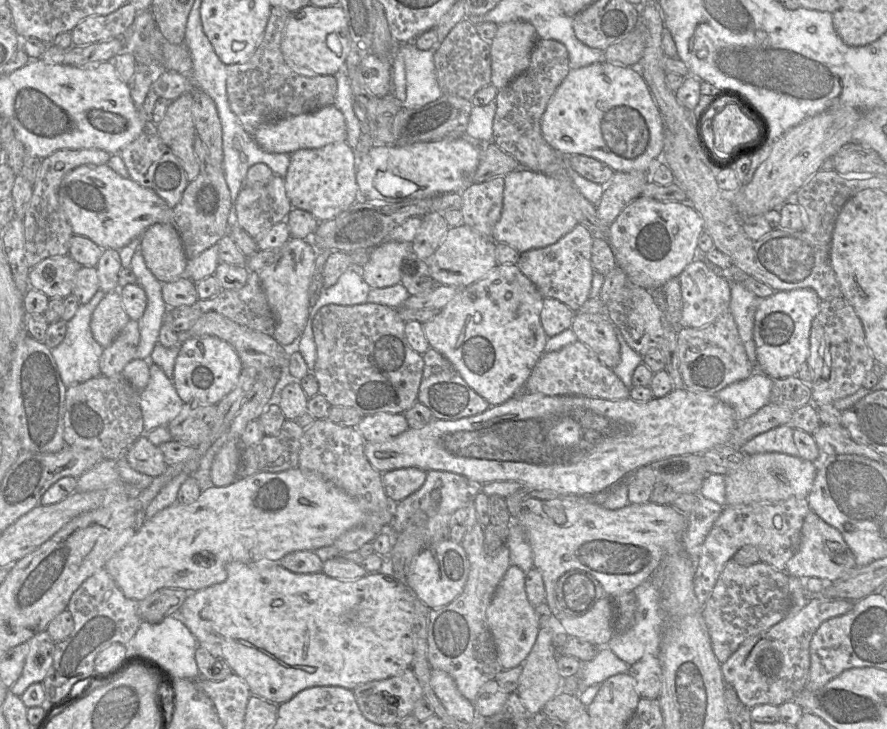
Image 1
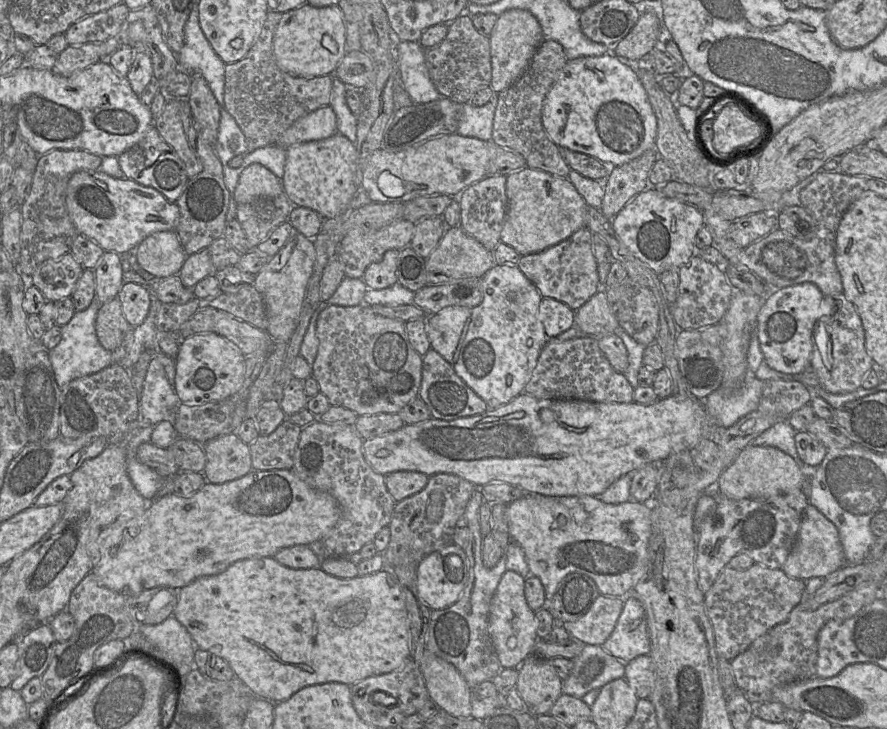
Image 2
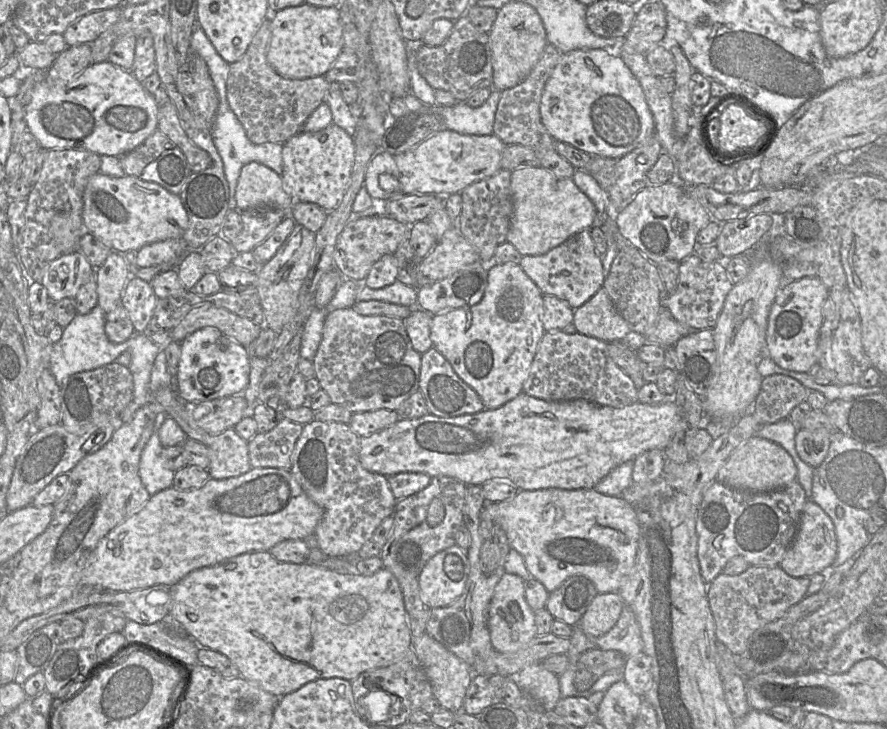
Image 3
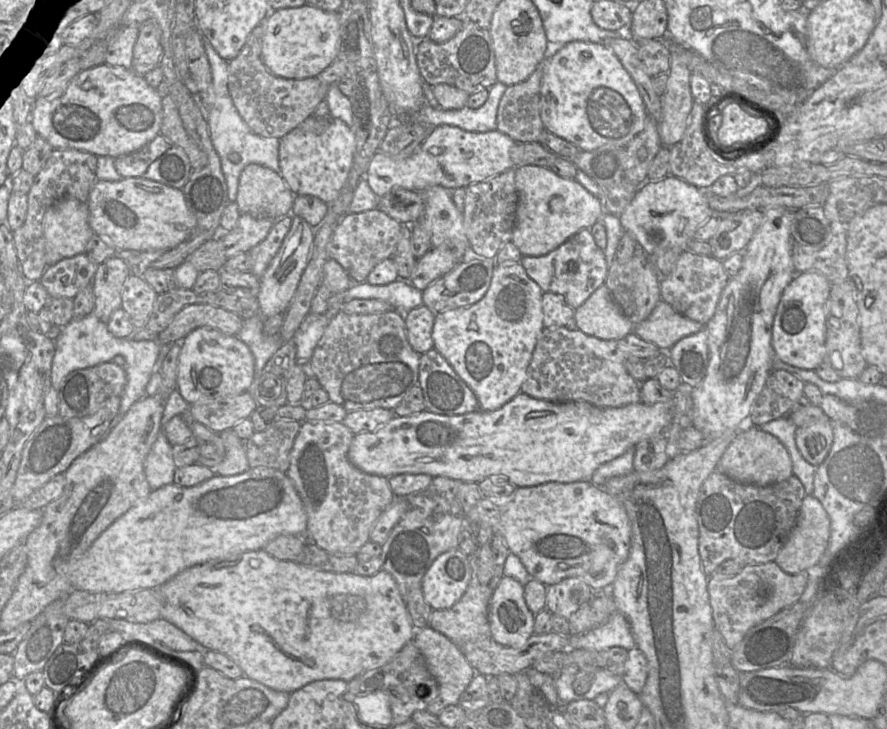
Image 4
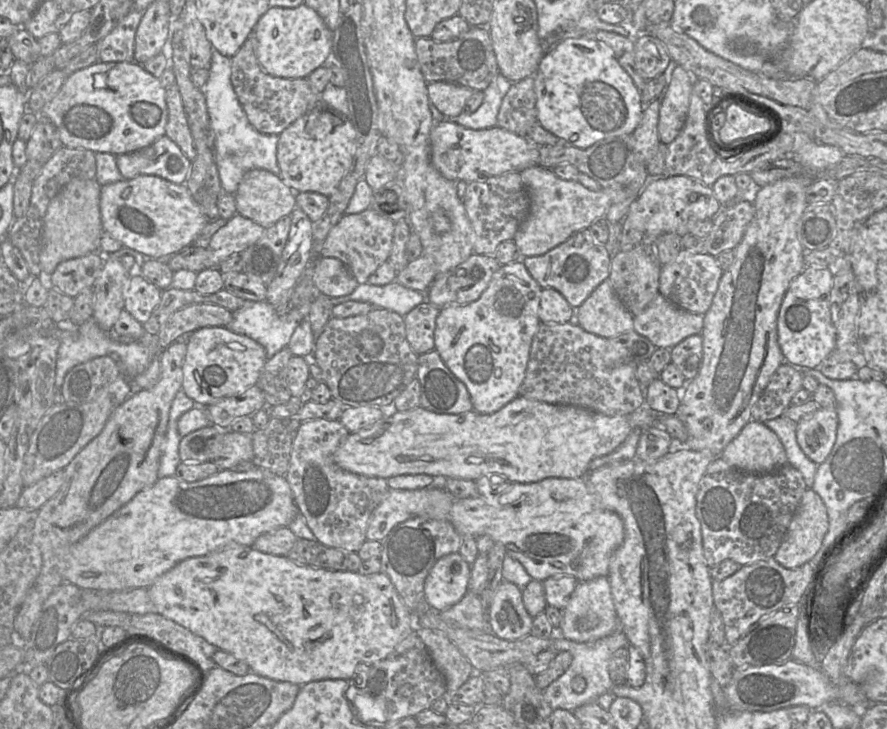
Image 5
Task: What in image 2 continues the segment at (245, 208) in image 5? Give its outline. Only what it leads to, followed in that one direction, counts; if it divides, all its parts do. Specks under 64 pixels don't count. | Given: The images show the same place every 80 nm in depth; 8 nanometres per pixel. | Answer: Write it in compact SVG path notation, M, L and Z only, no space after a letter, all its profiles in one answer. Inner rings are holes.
M253 163L240 174L235 201L244 204L257 198L275 197L283 191L281 179L263 165Z

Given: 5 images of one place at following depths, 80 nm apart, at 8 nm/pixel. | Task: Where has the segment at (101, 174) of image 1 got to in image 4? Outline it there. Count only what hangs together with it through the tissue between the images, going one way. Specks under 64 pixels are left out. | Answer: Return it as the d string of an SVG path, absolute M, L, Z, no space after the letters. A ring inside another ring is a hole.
M142 177L97 180L89 193L88 208L94 234L115 249L170 250L188 239L197 227L182 190Z

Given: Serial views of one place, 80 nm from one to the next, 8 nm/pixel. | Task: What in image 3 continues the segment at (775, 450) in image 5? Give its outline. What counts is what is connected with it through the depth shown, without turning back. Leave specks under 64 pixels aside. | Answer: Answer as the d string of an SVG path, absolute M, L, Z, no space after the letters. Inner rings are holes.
M756 435L742 442L718 471L716 480L726 486L750 492L783 489L797 480L797 467L791 455L779 444Z

